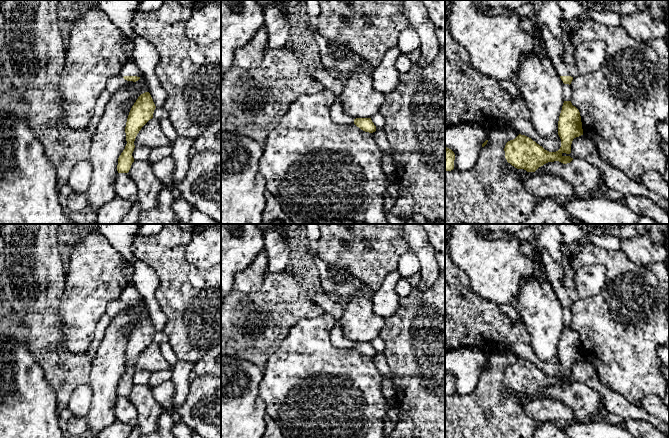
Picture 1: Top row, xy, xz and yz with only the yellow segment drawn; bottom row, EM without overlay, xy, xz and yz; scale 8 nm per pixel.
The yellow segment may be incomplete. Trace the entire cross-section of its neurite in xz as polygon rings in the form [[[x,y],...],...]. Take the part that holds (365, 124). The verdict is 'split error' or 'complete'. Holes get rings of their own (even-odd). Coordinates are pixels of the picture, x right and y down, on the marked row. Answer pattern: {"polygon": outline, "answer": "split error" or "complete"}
{"polygon": [[[356,118],[354,124],[365,132],[373,133],[376,131],[376,126],[371,118]]], "answer": "complete"}

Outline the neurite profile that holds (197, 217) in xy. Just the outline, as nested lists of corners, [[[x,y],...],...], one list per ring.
[[[193,209],[188,224],[221,224],[197,209]]]

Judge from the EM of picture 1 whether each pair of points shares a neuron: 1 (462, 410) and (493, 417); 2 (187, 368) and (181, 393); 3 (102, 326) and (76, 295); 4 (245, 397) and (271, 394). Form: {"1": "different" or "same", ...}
{"1": "same", "2": "same", "3": "different", "4": "different"}

